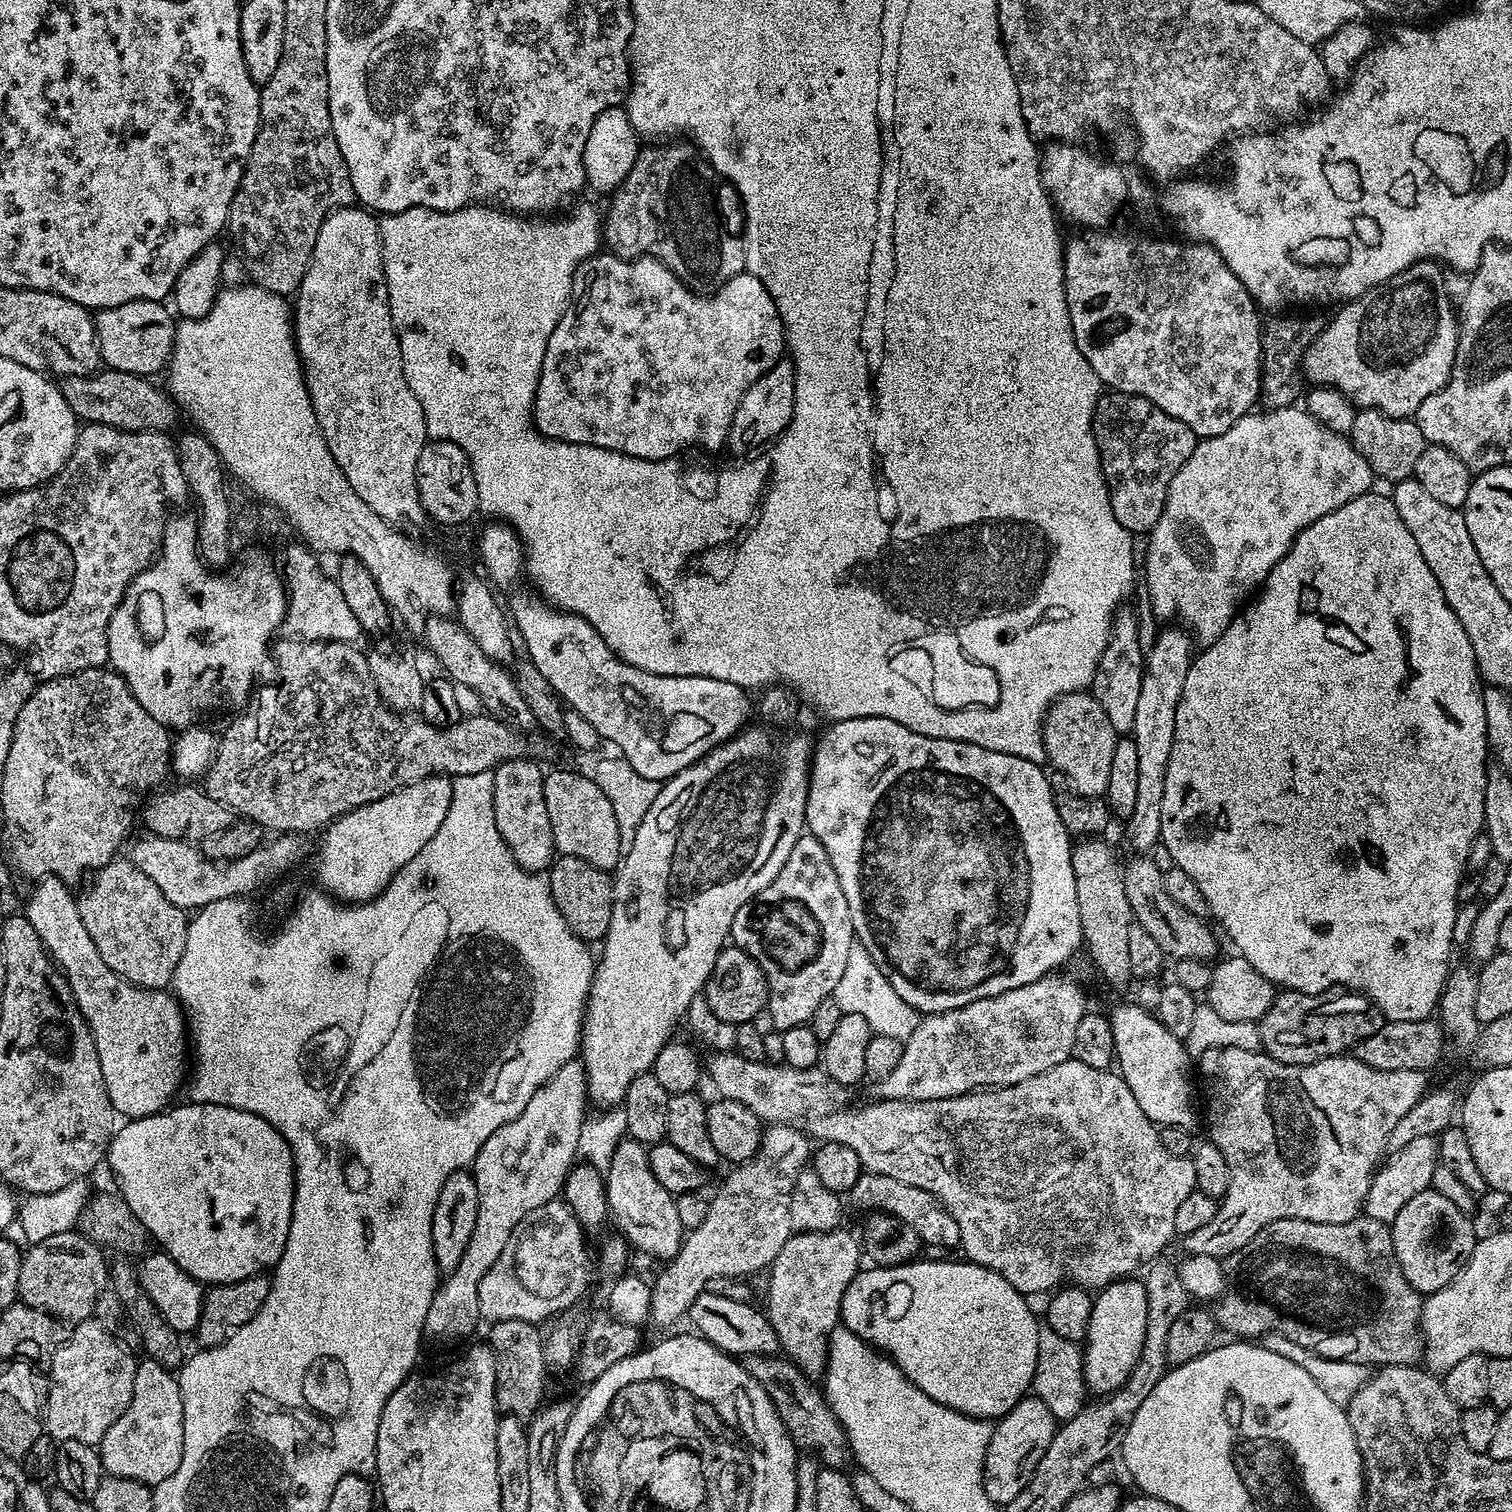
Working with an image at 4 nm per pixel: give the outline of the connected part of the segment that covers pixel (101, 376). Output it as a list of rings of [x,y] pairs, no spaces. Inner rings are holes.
[[[100,370],[91,376],[61,376],[58,387],[62,398],[70,406],[77,421],[90,424],[105,424],[111,428],[120,428],[123,432],[168,432],[176,424],[178,405],[163,387],[155,388],[151,379],[135,376],[129,372]]]

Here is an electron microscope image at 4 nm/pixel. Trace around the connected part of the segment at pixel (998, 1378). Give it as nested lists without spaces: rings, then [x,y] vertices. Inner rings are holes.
[[[917,1258],[911,1264],[899,1264],[893,1268],[868,1266],[857,1272],[854,1279],[846,1286],[846,1294],[842,1298],[840,1319],[843,1327],[858,1334],[858,1338],[862,1338],[865,1344],[879,1350],[892,1363],[897,1364],[902,1370],[902,1374],[906,1374],[906,1378],[910,1378],[910,1382],[914,1382],[914,1386],[918,1386],[918,1390],[922,1390],[930,1398],[934,1398],[934,1402],[947,1408],[953,1408],[955,1412],[972,1416],[976,1420],[995,1422],[1001,1416],[1006,1415],[1017,1402],[1029,1395],[1038,1362],[1038,1330],[1040,1329],[1038,1319],[1036,1320],[1035,1314],[1032,1313],[1031,1306],[1024,1301],[1027,1299],[1021,1298],[1021,1292],[1012,1288],[1010,1282],[1006,1282],[1006,1278],[1002,1278],[1002,1274],[998,1274],[992,1268],[983,1268],[981,1264],[973,1264],[964,1258],[959,1258],[960,1260],[924,1259]]]

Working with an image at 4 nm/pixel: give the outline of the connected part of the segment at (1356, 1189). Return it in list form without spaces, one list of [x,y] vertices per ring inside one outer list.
[[[1222,1046],[1206,1050],[1199,1056],[1198,1072],[1199,1075],[1200,1072],[1204,1075],[1204,1088],[1208,1091],[1208,1132],[1212,1135],[1209,1136],[1210,1142],[1218,1146],[1218,1150],[1222,1150],[1222,1155],[1226,1157],[1226,1166],[1230,1166],[1230,1186],[1222,1197],[1222,1203],[1216,1209],[1214,1222],[1202,1226],[1202,1230],[1194,1230],[1183,1237],[1185,1248],[1183,1251],[1194,1256],[1206,1254],[1217,1258],[1226,1258],[1242,1250],[1242,1246],[1246,1246],[1246,1242],[1254,1239],[1267,1224],[1273,1224],[1279,1220],[1309,1220],[1341,1224],[1350,1222],[1355,1216],[1361,1215],[1372,1178],[1389,1151],[1388,1139],[1391,1131],[1430,1088],[1427,1071],[1382,1070],[1362,1062],[1355,1054],[1322,1058],[1313,1064],[1287,1064],[1270,1058],[1263,1050],[1255,1052],[1254,1050],[1238,1050],[1234,1046]]]

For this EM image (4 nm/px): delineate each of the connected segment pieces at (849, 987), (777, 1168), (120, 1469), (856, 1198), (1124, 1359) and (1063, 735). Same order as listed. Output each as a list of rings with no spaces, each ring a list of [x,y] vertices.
[[[853,942],[850,946],[850,954],[846,958],[846,970],[842,970],[842,978],[838,978],[838,986],[833,990],[831,999],[838,1002],[841,1013],[858,1014],[861,1018],[866,1018],[866,1022],[870,1022],[870,1030],[873,1034],[886,1038],[898,1038],[902,1042],[907,1040],[910,1031],[908,1004],[902,1002],[902,998],[898,998],[898,990],[894,990],[886,974],[878,970],[866,946],[858,942]]]
[[[774,1124],[763,1129],[760,1149],[751,1160],[733,1167],[732,1173],[724,1180],[724,1185],[716,1192],[716,1197],[708,1200],[706,1218],[702,1226],[691,1229],[684,1237],[680,1252],[672,1261],[665,1263],[652,1285],[651,1323],[672,1324],[676,1319],[687,1317],[688,1307],[694,1298],[709,1287],[708,1280],[720,1280],[723,1276],[748,1276],[751,1272],[767,1269],[778,1258],[778,1250],[786,1246],[792,1235],[790,1226],[790,1194],[800,1172],[805,1171],[814,1151],[813,1141],[807,1132],[790,1124]]]
[[[141,1359],[136,1366],[134,1374],[134,1394],[130,1398],[130,1406],[106,1430],[106,1434],[101,1438],[98,1451],[100,1461],[104,1464],[104,1471],[109,1476],[121,1476],[137,1480],[149,1486],[155,1486],[166,1482],[174,1470],[182,1462],[182,1394],[180,1393],[179,1379],[174,1375],[173,1369],[162,1366],[157,1360]]]
[[[864,1172],[858,1178],[858,1182],[854,1182],[850,1199],[858,1207],[864,1208],[863,1210],[879,1210],[902,1218],[902,1222],[918,1230],[920,1239],[925,1245],[933,1244],[936,1248],[954,1248],[954,1250],[960,1248],[958,1222],[954,1222],[954,1218],[944,1209],[944,1203],[938,1197],[918,1186],[898,1182],[898,1178]]]
[[[1121,1278],[1099,1289],[1094,1296],[1090,1326],[1082,1348],[1084,1380],[1089,1393],[1107,1394],[1119,1390],[1139,1362],[1145,1338],[1146,1286],[1143,1279]]]
[[[1091,691],[1065,692],[1044,717],[1044,754],[1047,763],[1068,780],[1073,792],[1089,798],[1107,793],[1110,782],[1110,761],[1118,734],[1106,718],[1106,710],[1098,706]]]

